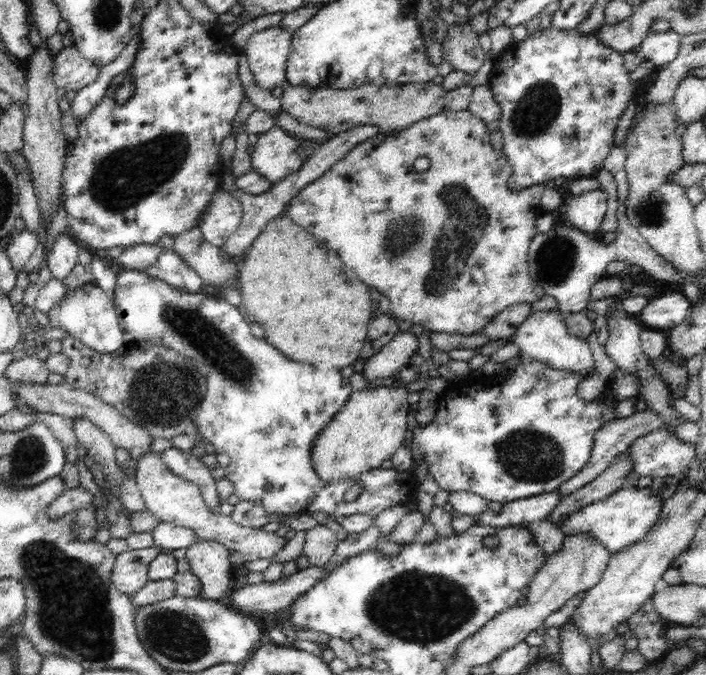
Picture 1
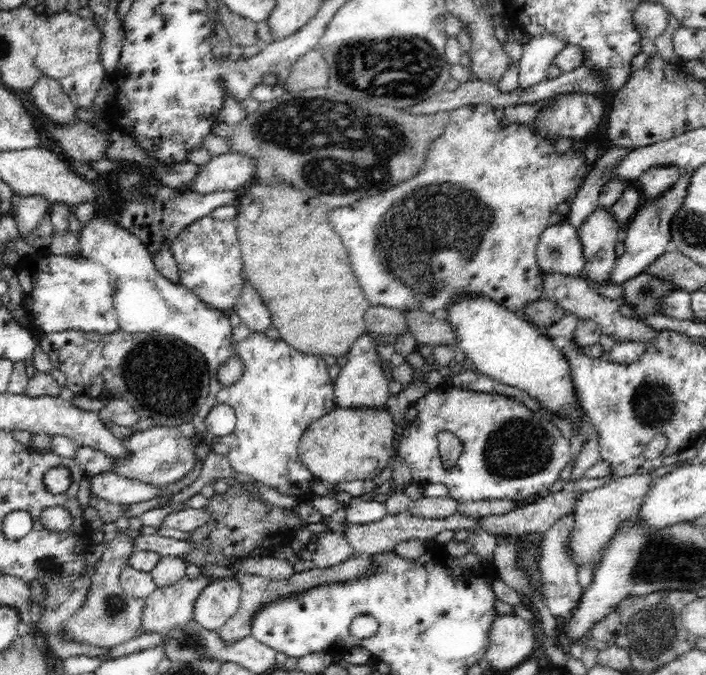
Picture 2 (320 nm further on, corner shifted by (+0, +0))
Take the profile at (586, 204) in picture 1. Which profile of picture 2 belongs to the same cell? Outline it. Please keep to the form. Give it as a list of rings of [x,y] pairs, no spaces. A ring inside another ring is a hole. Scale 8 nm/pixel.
[[[598,208],[577,229],[585,258],[584,274],[598,284],[609,284],[609,276],[617,259],[619,225],[610,210]]]

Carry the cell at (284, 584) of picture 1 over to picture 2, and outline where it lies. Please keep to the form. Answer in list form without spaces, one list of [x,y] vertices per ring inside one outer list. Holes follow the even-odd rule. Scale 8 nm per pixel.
[[[237,578],[212,580],[194,599],[192,618],[206,630],[218,630],[236,614],[242,591]]]

